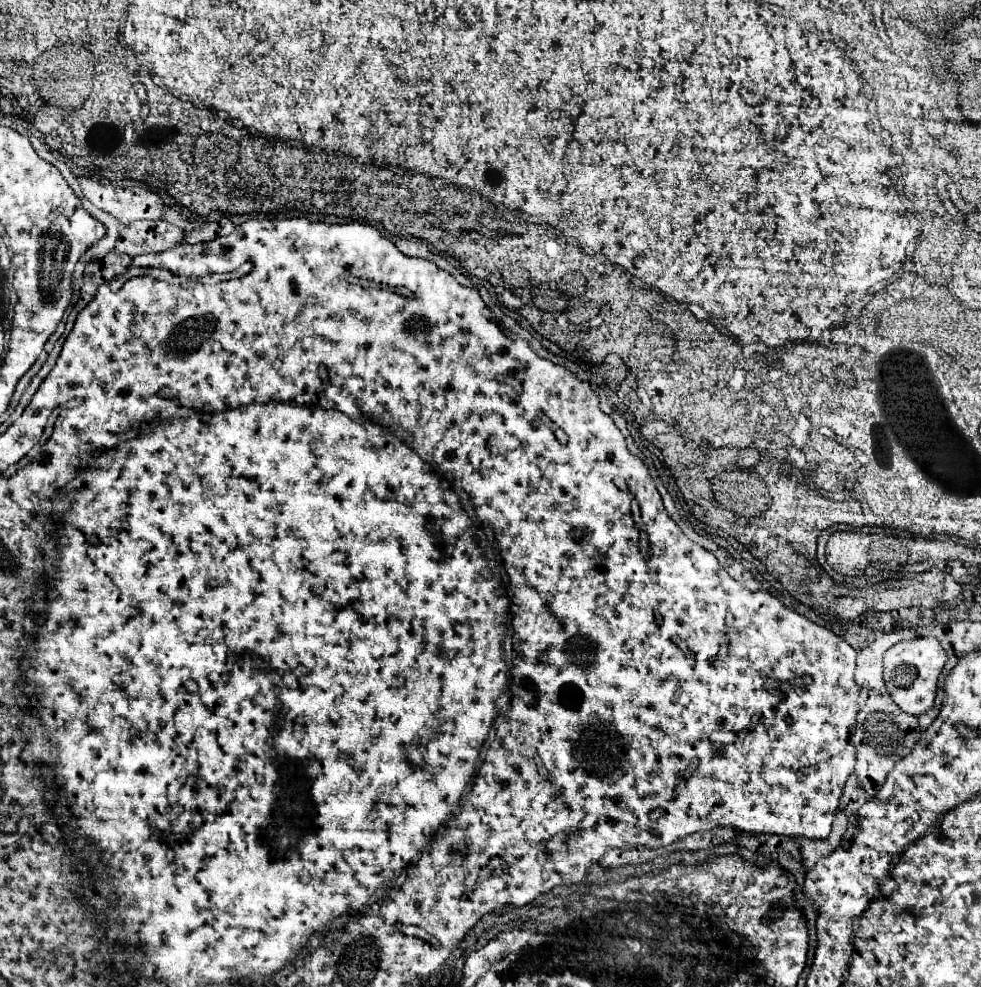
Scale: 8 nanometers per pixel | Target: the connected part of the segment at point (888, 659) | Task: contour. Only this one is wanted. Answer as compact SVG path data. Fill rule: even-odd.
M916 636L916 638L894 644L884 654L884 682L894 702L904 712L914 714L914 716L928 712L934 706L934 698L938 690L938 676L946 660L948 660L946 650L934 636Z

